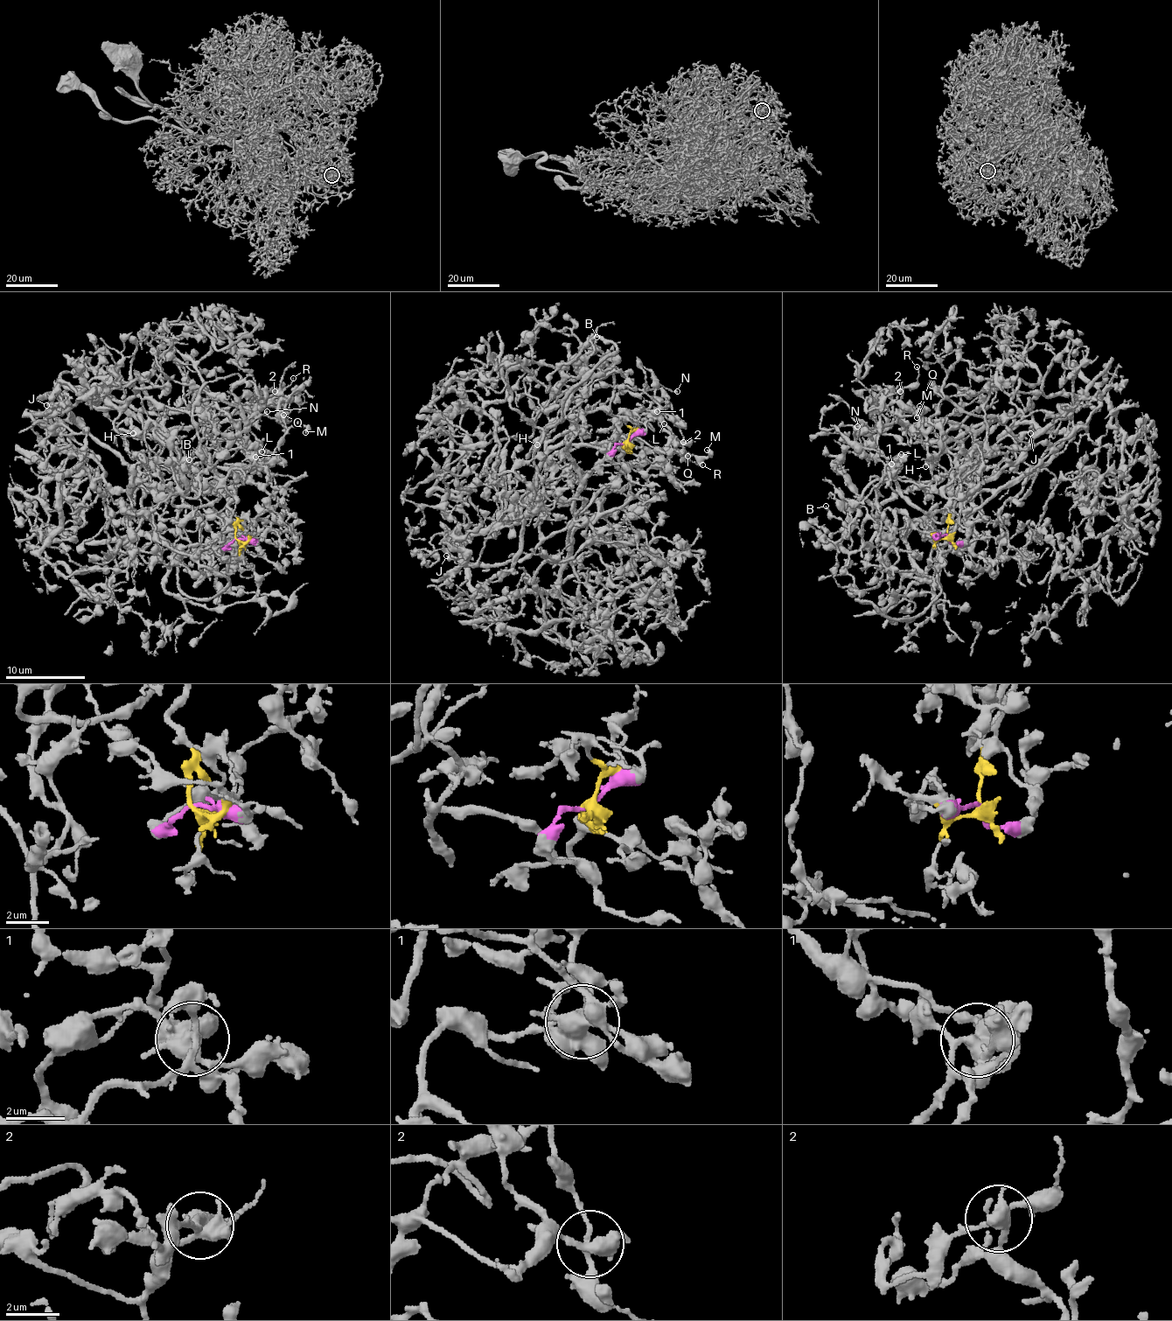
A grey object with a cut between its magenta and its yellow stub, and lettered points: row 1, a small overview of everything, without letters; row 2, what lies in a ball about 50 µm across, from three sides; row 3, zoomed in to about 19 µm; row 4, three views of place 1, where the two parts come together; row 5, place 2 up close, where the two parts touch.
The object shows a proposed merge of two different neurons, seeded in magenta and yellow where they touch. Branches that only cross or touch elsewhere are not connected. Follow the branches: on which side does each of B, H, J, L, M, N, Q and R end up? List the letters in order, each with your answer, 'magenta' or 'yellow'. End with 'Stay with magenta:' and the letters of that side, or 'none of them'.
B: yellow
H: yellow
J: yellow
L: yellow
M: magenta
N: magenta
Q: magenta
R: yellow
Stay with magenta: M, N, Q

